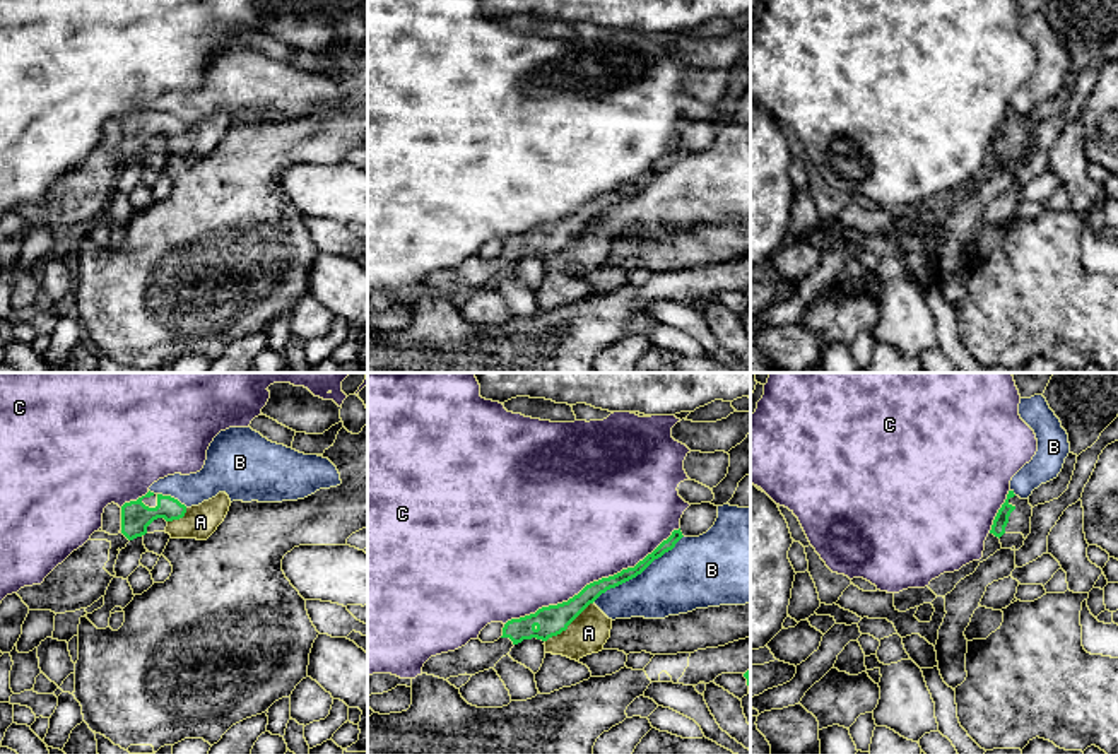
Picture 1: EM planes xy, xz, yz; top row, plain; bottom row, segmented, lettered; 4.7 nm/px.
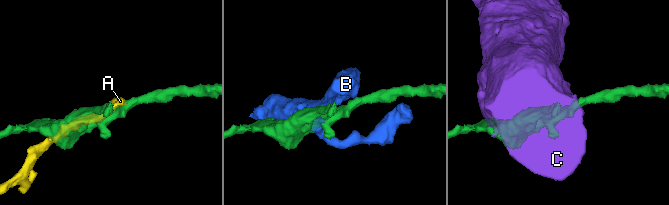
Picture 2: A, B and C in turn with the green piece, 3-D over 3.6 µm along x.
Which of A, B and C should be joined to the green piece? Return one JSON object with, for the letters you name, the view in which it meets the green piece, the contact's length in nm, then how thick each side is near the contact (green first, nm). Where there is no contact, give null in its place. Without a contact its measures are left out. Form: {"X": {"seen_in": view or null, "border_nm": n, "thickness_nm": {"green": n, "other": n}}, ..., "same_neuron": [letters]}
{"same_neuron": []}

